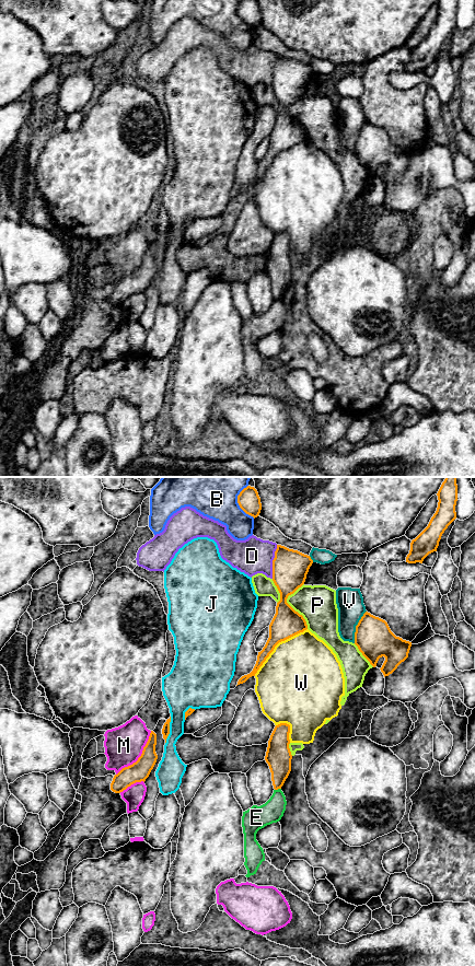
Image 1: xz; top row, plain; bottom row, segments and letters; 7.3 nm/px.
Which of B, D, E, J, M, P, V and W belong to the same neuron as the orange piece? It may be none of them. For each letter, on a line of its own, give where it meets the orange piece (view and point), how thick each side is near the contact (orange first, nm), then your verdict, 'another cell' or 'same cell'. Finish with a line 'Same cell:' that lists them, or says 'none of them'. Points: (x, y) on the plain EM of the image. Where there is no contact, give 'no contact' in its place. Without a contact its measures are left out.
B: contact xz (239, 14); calibres 160 and 240 nm; another cell
D: contact xz (273, 71); calibres 260 and 260 nm; another cell
E: contact xz (277, 299); calibres 190 and 160 nm; another cell
J: contact xz (169, 240); calibres 60 and 200 nm; another cell
M: contact xz (140, 266); calibres 150 and 280 nm; another cell
P: contact xz (289, 115); calibres 260 and 280 nm; another cell
V: contact xz (356, 137); calibres 280 and 190 nm; another cell
W: contact xz (276, 154); calibres 220 and 480 nm; another cell
Same cell: none of them

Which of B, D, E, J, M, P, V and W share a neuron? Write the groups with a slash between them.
B / D / E / J / M / P / V / W

